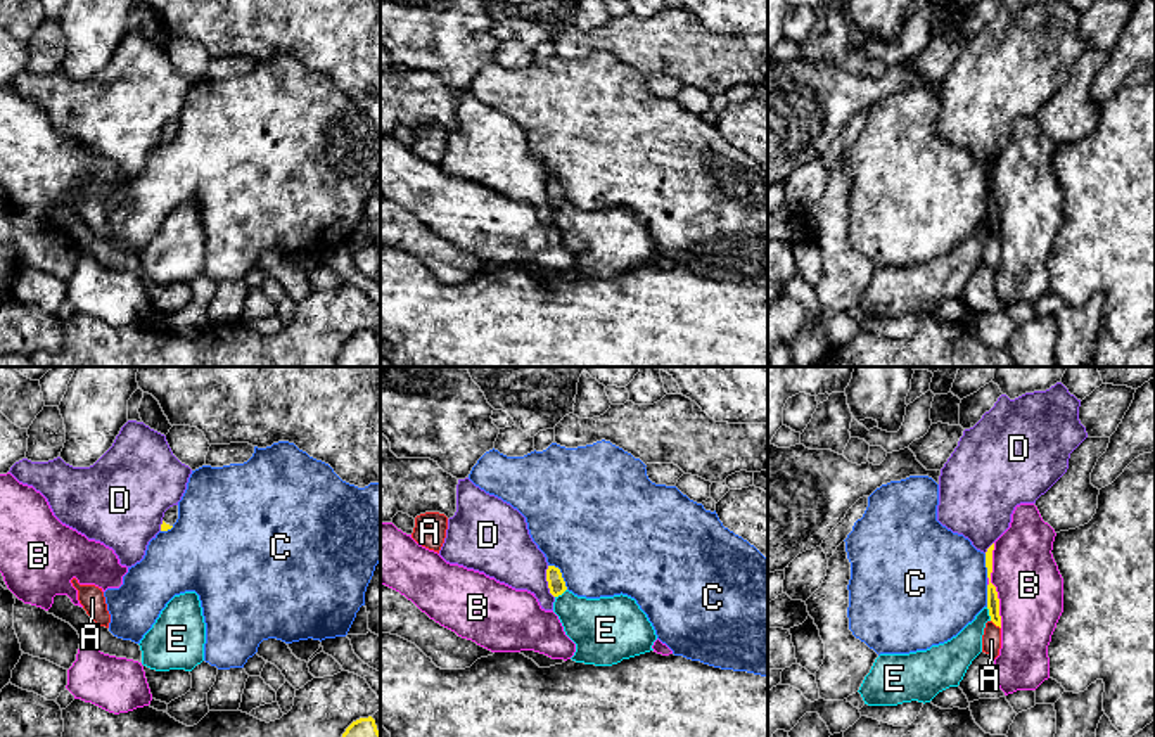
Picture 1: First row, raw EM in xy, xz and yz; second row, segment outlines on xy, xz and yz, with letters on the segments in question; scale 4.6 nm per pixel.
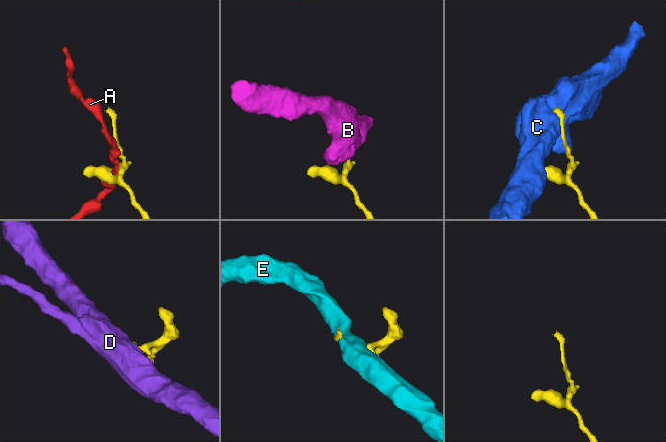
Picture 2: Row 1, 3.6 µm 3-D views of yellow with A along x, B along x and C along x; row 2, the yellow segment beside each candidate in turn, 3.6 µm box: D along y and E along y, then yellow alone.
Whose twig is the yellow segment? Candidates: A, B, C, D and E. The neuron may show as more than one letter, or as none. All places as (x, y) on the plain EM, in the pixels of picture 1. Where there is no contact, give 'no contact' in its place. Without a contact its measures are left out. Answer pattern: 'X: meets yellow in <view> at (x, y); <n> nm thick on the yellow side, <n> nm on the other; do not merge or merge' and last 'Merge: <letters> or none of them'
A: meets yellow in yz at (996, 237); 60 nm thick on the yellow side, 100 nm on the other; do not merge
B: meets yellow in yz at (993, 198); 60 nm thick on the yellow side, 300 nm on the other; do not merge
C: meets yellow in xz at (561, 187); 80 nm thick on the yellow side, 480 nm on the other; do not merge
D: meets yellow in xz at (547, 192); 80 nm thick on the yellow side, 280 nm on the other; do not merge
E: meets yellow in yz at (989, 227); 60 nm thick on the yellow side, 160 nm on the other; do not merge
Merge: none of them

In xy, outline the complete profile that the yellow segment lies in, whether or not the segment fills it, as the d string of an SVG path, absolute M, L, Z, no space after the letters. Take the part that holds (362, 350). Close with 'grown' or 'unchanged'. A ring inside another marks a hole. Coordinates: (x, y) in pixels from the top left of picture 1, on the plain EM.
M372 329L353 334L342 346L335 367L380 367L380 344Z; unchanged

